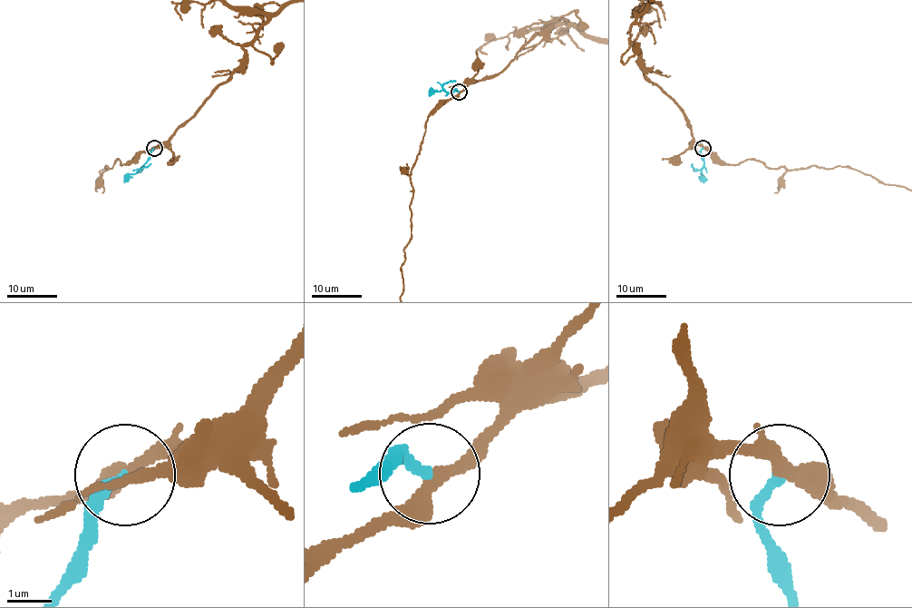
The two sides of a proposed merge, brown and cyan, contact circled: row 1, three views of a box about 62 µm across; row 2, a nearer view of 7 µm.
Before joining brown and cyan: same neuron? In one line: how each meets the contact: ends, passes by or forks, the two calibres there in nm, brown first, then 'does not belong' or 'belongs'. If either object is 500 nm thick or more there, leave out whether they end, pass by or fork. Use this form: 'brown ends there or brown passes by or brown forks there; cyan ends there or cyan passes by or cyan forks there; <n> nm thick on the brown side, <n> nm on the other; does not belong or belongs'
brown passes by; cyan ends there; 360 nm thick on the brown side, 220 nm on the other; belongs

